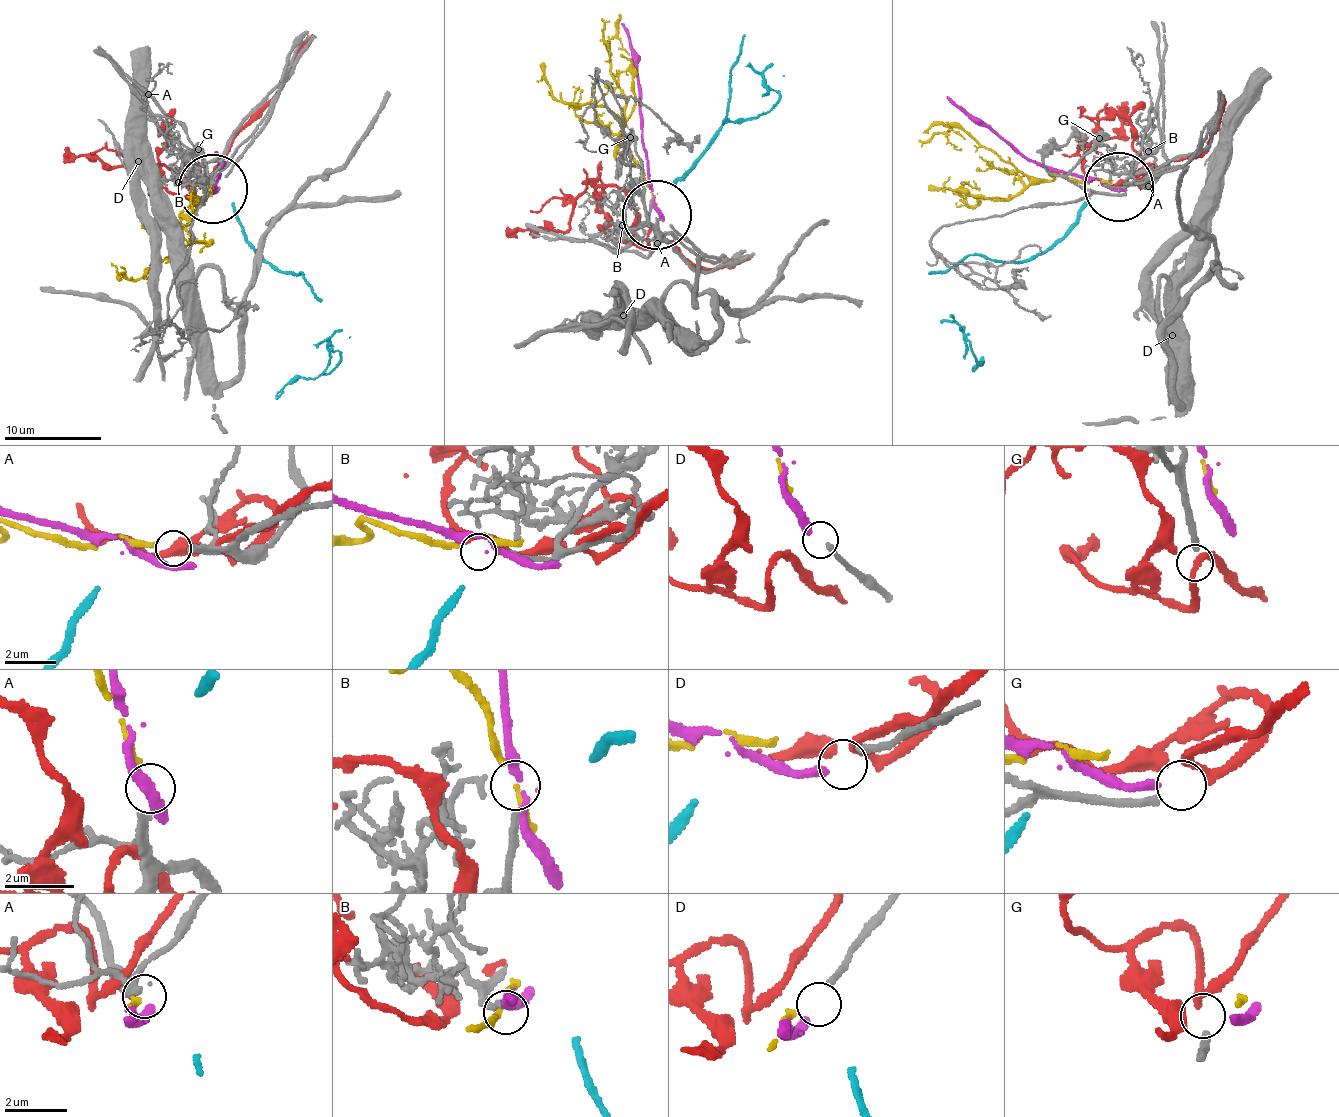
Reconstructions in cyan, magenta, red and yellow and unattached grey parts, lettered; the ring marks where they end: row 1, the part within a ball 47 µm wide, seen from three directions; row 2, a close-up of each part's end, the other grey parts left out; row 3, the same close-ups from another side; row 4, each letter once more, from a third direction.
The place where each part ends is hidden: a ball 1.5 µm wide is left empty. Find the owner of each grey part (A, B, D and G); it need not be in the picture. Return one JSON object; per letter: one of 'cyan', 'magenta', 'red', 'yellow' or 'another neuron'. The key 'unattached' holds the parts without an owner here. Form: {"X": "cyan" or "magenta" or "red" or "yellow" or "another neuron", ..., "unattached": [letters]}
{"A": "yellow", "B": "another neuron", "D": "magenta", "G": "red", "unattached": ["B"]}

